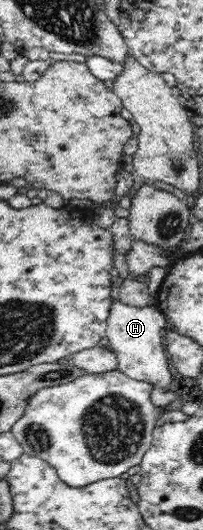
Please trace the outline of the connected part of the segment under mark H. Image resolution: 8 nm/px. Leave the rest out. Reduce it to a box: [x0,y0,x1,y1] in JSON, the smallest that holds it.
[106,300,172,391]

